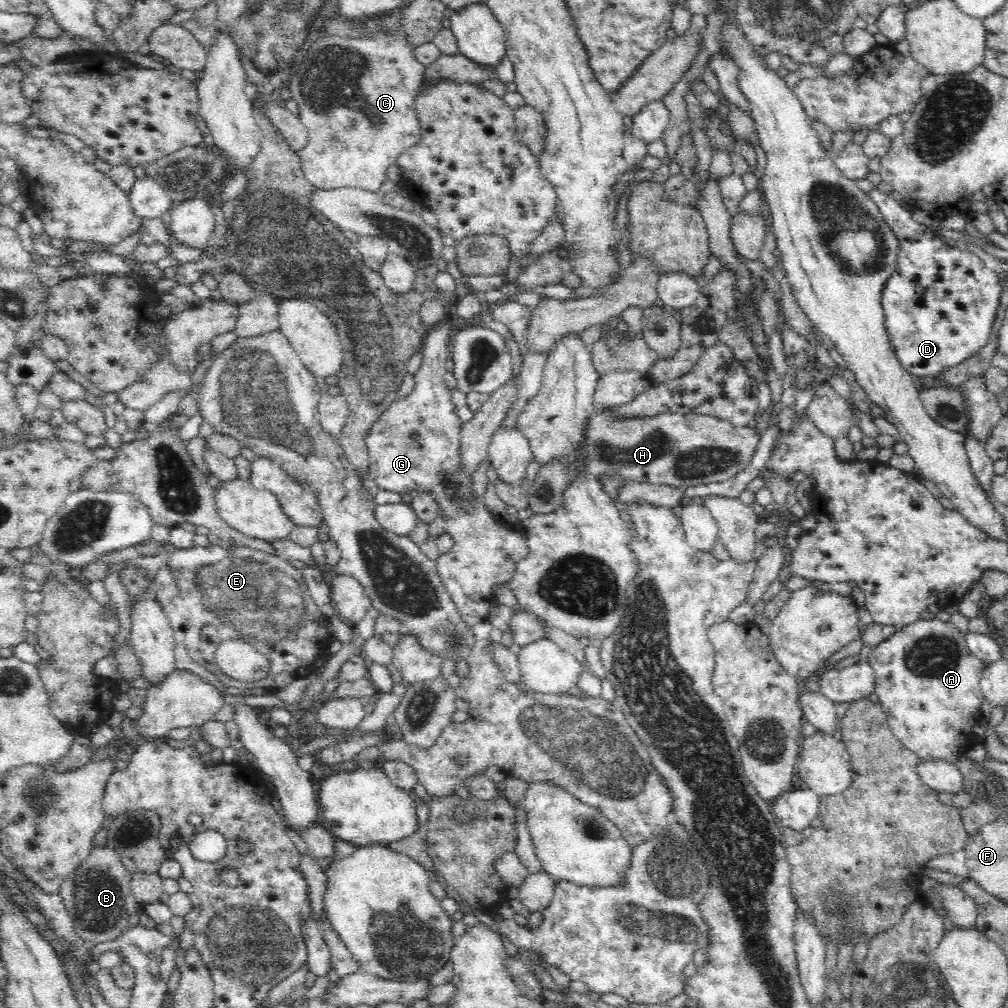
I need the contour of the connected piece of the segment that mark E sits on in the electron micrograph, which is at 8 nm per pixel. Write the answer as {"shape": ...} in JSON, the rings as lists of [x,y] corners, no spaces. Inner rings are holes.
{"shape":[[[192,547],[176,549],[169,554],[169,566],[173,569],[178,594],[163,608],[170,619],[175,642],[182,643],[195,663],[202,665],[225,685],[235,684],[219,667],[215,659],[215,652],[221,642],[230,639],[242,639],[249,642],[254,650],[262,652],[270,660],[270,671],[263,680],[254,682],[252,687],[285,689],[294,684],[298,678],[311,677],[312,671],[320,669],[324,660],[329,657],[327,649],[334,642],[334,635],[330,634],[329,617],[324,614],[312,598],[309,586],[301,573],[301,566],[284,559],[276,553],[268,554],[250,547],[230,548],[229,551],[221,547]],[[208,622],[218,627],[218,633],[213,638],[206,638],[201,634],[202,628]]]}

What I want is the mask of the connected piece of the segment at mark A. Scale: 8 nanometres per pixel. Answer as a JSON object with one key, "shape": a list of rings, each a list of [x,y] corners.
{"shape":[[[936,618],[918,619],[912,624],[904,625],[873,647],[867,660],[876,676],[875,693],[879,697],[882,710],[887,714],[888,724],[894,736],[902,741],[906,748],[924,761],[942,759],[956,763],[970,746],[976,744],[978,735],[966,734],[974,734],[972,728],[980,722],[986,722],[980,713],[980,706],[985,700],[980,681],[986,665],[970,652],[965,633],[952,624],[952,621],[941,622]]]}

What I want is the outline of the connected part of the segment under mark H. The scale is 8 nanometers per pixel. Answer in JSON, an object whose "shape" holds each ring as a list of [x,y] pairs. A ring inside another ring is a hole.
{"shape":[[[602,409],[594,418],[590,418],[590,426],[586,430],[586,471],[599,479],[602,475],[614,472],[638,483],[654,482],[684,487],[724,482],[750,466],[760,440],[762,435],[758,434],[756,428],[736,428],[732,423],[712,415],[663,413],[654,418],[638,417],[626,422],[614,422],[608,417],[607,410]]]}

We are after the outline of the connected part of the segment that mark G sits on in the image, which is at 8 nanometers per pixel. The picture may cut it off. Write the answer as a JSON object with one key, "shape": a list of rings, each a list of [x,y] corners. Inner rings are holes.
{"shape":[[[448,317],[447,320],[429,326],[425,336],[423,348],[423,361],[420,370],[414,374],[416,386],[407,398],[398,398],[390,407],[379,416],[378,421],[371,424],[364,442],[369,453],[367,478],[373,482],[377,490],[384,488],[400,495],[416,490],[419,493],[430,493],[432,499],[438,503],[438,515],[446,516],[445,532],[450,534],[454,545],[445,554],[440,554],[437,559],[437,571],[441,575],[453,601],[457,603],[462,618],[475,626],[482,620],[487,620],[490,608],[494,608],[496,595],[494,586],[502,586],[513,580],[517,564],[528,556],[529,545],[522,530],[506,528],[496,522],[484,501],[474,498],[472,494],[472,474],[466,472],[465,460],[462,459],[462,420],[458,417],[457,407],[452,404],[452,391],[446,386],[446,361],[450,357],[450,343],[457,325]]]}

